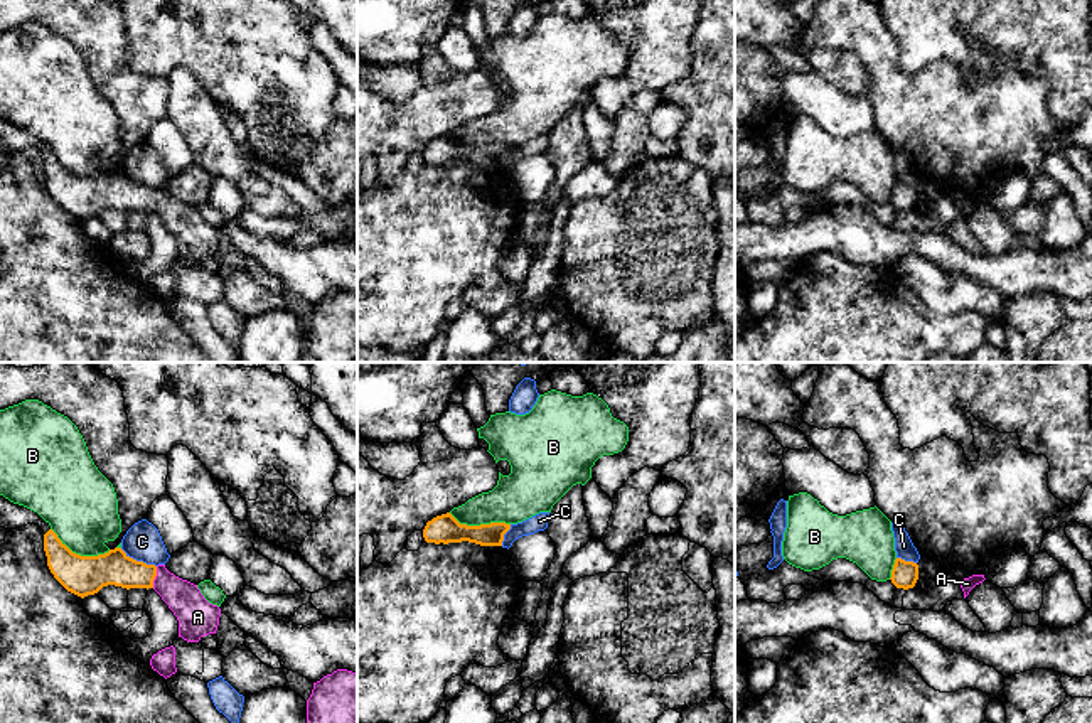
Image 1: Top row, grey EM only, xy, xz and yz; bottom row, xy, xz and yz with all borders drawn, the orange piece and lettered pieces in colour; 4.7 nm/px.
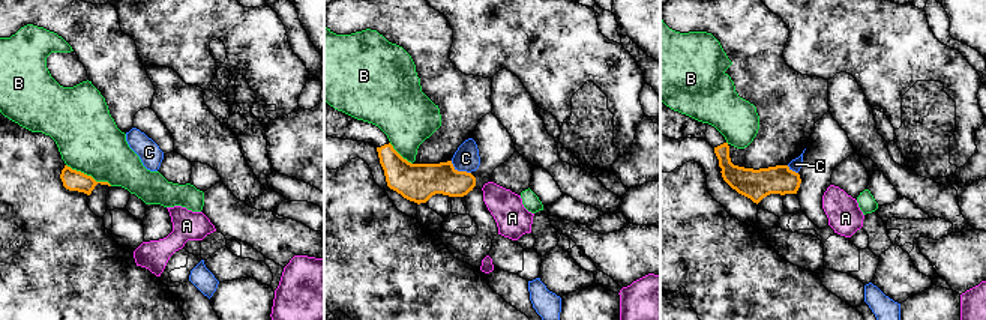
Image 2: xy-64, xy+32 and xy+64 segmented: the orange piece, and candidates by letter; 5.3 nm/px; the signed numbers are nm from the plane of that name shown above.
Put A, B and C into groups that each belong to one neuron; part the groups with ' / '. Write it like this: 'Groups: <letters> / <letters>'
Groups: A / B / C

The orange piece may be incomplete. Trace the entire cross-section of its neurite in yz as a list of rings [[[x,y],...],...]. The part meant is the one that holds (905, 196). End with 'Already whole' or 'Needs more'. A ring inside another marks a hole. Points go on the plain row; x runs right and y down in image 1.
[[[897,180],[890,202],[897,211],[903,212],[913,211],[918,202],[918,187],[913,184]]]. Already whole

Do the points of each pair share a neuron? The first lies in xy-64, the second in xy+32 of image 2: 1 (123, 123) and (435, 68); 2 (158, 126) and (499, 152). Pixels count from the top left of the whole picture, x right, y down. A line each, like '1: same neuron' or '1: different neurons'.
1: same neuron
2: same neuron

